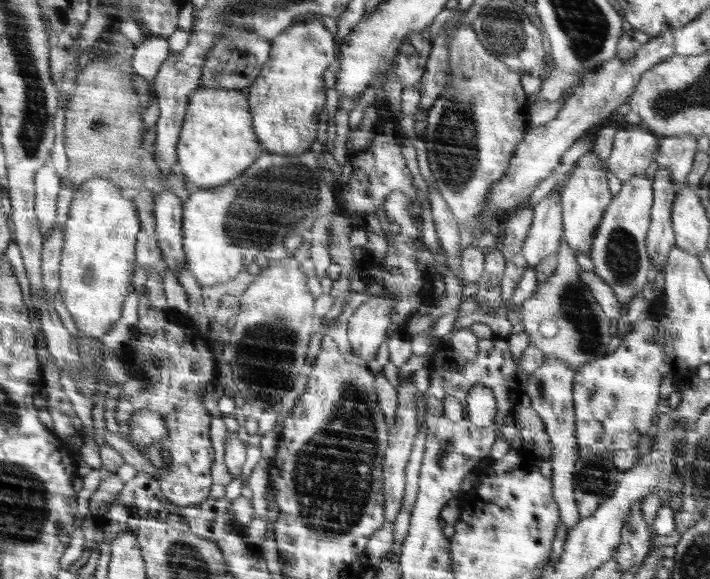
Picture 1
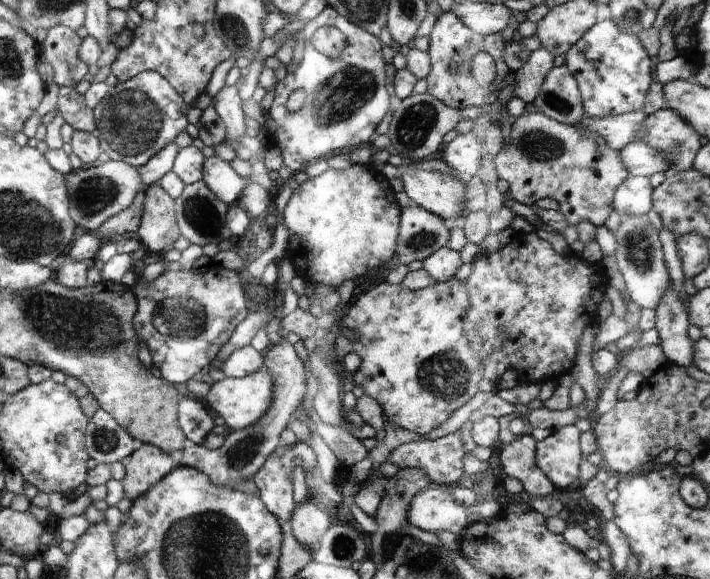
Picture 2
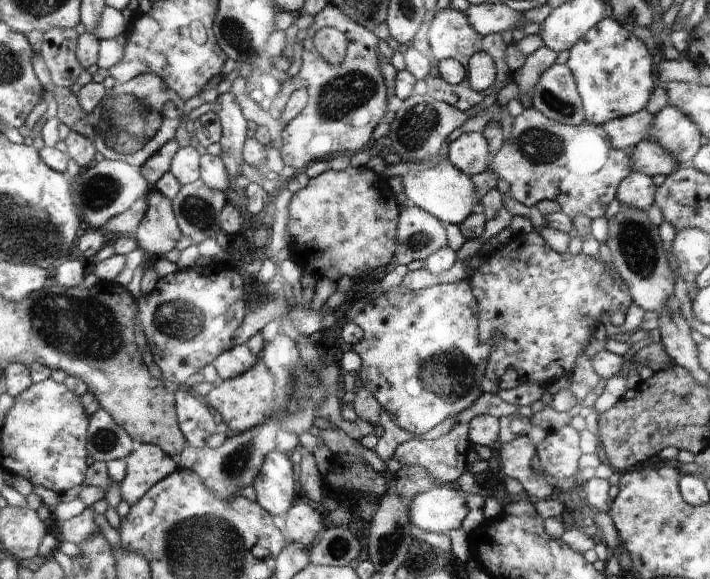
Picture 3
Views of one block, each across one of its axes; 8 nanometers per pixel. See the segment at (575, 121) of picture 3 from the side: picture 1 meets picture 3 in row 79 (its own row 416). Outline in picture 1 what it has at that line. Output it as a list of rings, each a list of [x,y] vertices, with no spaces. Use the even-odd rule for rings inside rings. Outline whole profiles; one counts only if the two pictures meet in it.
[[[545,358],[544,364],[528,378],[528,385],[526,390],[528,396],[532,401],[531,408],[540,415],[540,420],[544,421],[544,431],[550,437],[550,445],[552,445],[552,452],[550,452],[549,461],[552,462],[552,482],[555,482],[555,499],[560,507],[560,520],[566,525],[567,530],[576,525],[580,521],[579,506],[575,500],[575,463],[579,459],[579,446],[577,442],[577,419],[575,418],[575,404],[573,398],[574,381],[576,371],[572,367],[568,367],[566,363],[559,359]]]

